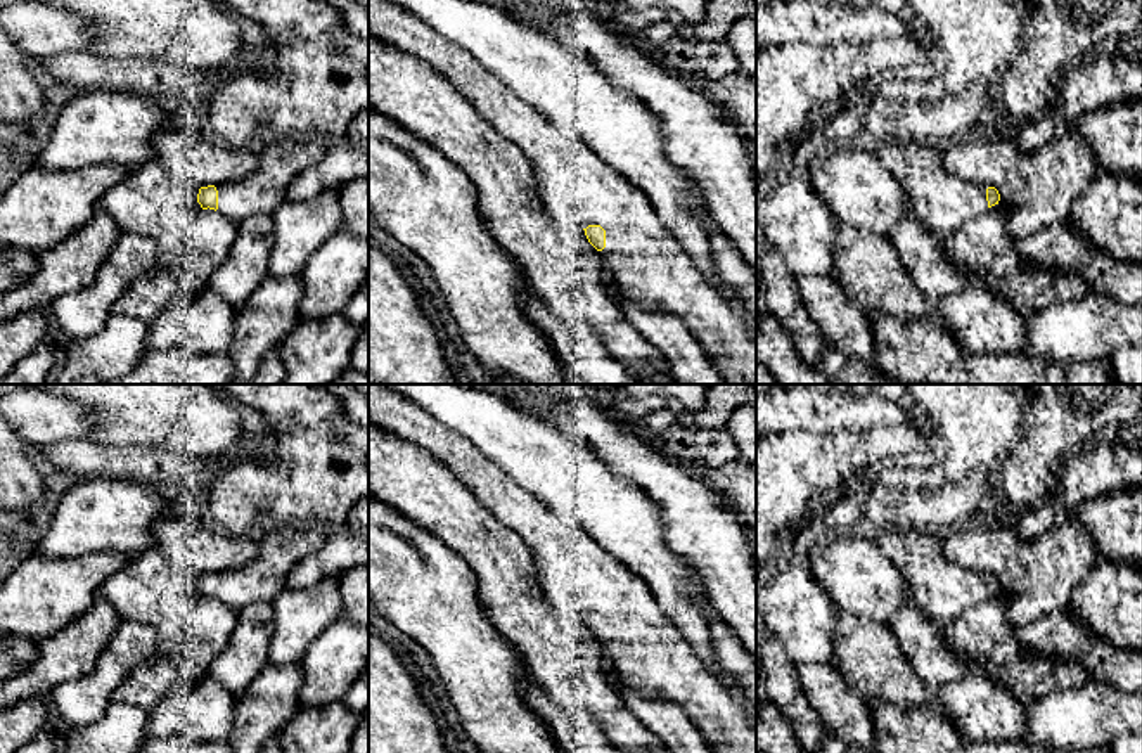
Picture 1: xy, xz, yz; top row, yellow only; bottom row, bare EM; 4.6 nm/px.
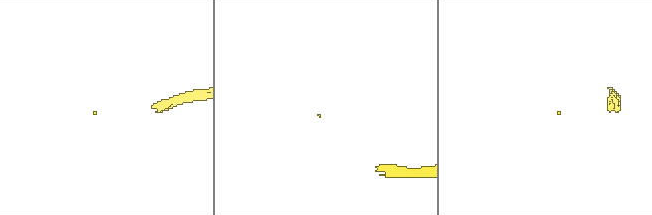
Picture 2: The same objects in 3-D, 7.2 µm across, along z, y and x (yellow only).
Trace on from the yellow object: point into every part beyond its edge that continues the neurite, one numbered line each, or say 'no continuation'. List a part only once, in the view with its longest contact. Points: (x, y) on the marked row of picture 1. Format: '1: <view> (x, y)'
1: xz (649, 265)

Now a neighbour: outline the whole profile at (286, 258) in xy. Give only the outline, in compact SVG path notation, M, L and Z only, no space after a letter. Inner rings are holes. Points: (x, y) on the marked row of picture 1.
M337 189L303 203L284 203L273 213L275 244L268 275L298 275L308 258L341 228Z

